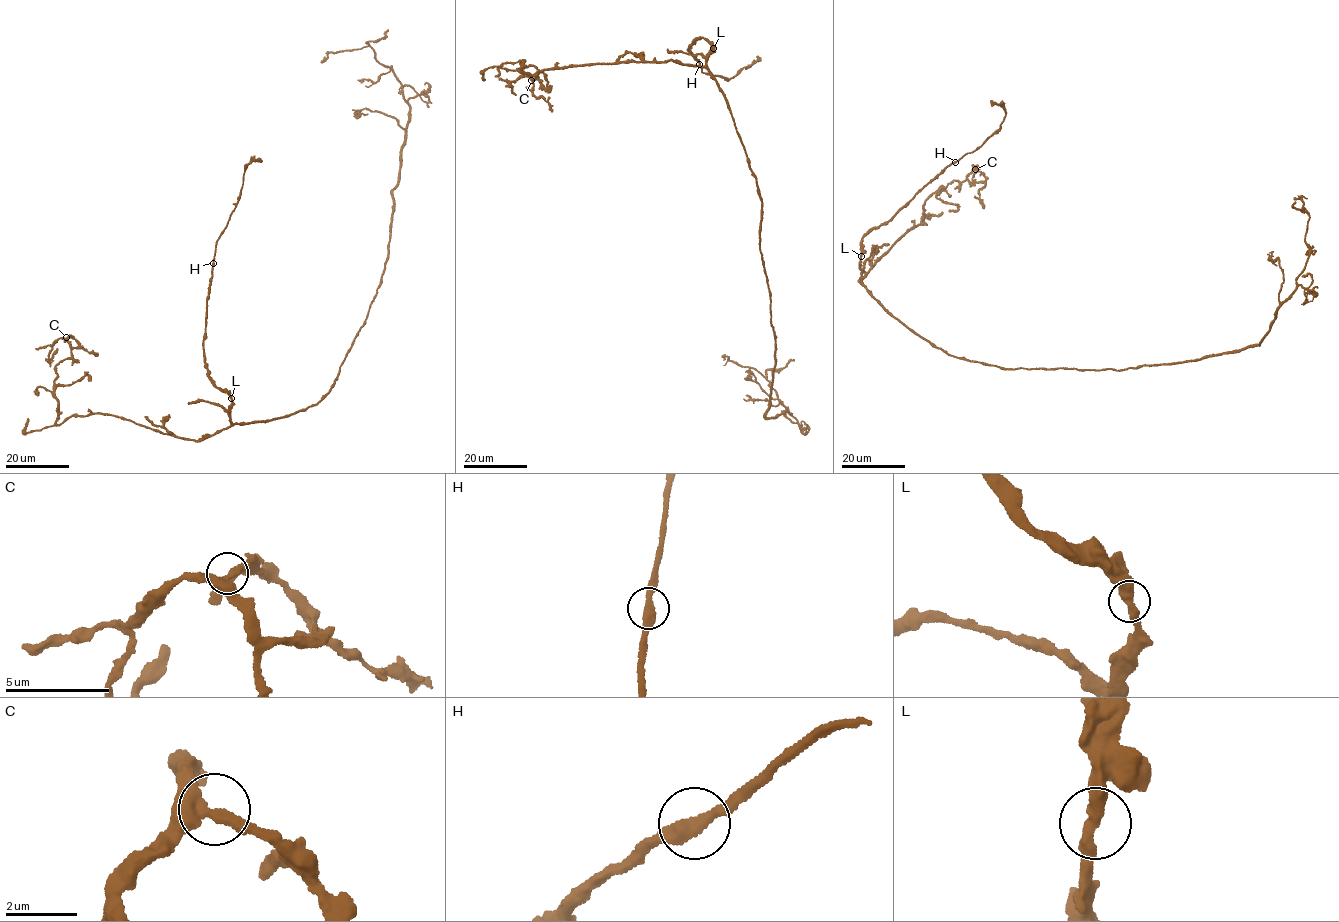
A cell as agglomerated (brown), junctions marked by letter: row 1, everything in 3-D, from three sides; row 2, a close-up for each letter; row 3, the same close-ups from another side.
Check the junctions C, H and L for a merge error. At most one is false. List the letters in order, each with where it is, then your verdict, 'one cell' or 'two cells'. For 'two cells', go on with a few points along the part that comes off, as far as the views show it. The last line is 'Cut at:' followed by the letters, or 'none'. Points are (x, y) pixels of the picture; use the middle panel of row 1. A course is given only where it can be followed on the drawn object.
C: at (531, 80); one cell
H: at (699, 64); one cell
L: at (713, 48); one cell
Cut at: none

